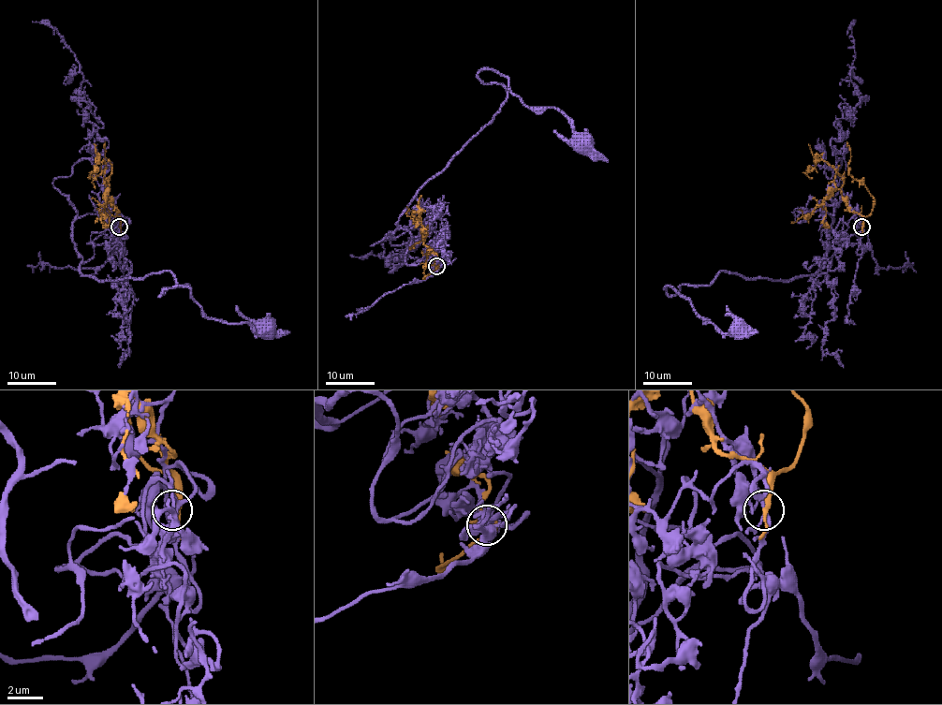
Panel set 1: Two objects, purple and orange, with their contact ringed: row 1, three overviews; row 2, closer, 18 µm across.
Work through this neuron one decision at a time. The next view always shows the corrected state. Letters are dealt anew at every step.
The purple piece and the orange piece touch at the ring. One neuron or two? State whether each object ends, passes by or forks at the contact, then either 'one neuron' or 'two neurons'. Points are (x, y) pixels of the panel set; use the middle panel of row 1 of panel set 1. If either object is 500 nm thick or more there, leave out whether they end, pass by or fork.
purple forks; orange passes by; two neurons

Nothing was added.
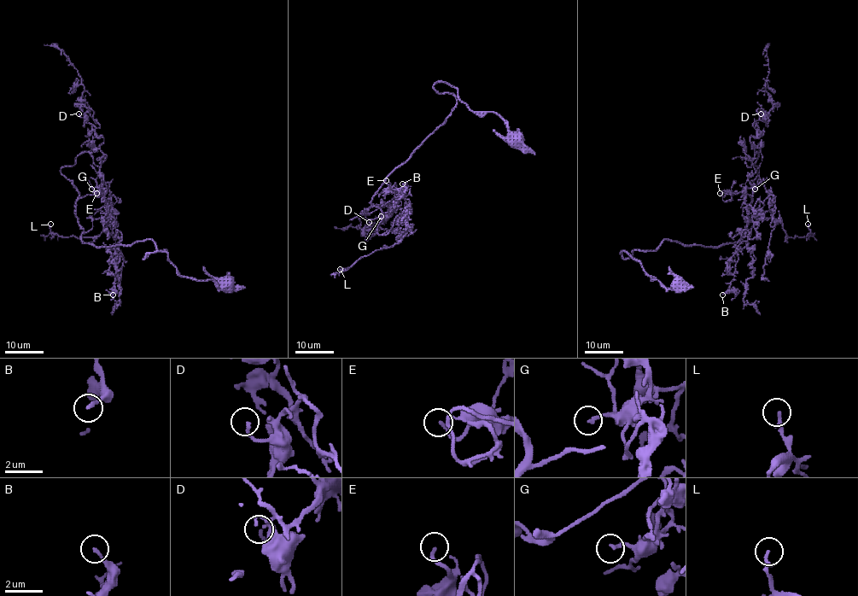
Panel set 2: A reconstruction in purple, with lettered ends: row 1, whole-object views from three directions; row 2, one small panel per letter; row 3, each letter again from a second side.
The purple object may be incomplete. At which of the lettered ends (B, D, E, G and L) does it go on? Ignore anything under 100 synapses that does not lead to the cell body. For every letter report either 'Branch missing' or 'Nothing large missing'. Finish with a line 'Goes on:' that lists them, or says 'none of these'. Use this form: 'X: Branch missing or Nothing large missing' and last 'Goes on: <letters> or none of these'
B: Nothing large missing
D: Nothing large missing
E: Branch missing
G: Nothing large missing
L: Nothing large missing
Goes on: E

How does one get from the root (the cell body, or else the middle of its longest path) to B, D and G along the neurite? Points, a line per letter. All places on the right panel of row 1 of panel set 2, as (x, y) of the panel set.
B: (677, 287), (621, 253), (663, 239), (735, 243), (768, 211), (729, 260), (734, 279), (722, 295)
D: (677, 287), (621, 253), (663, 239), (735, 243), (759, 172), (750, 137), (761, 113)
G: (677, 287), (621, 253), (663, 239), (735, 243), (758, 152), (745, 160), (755, 189)

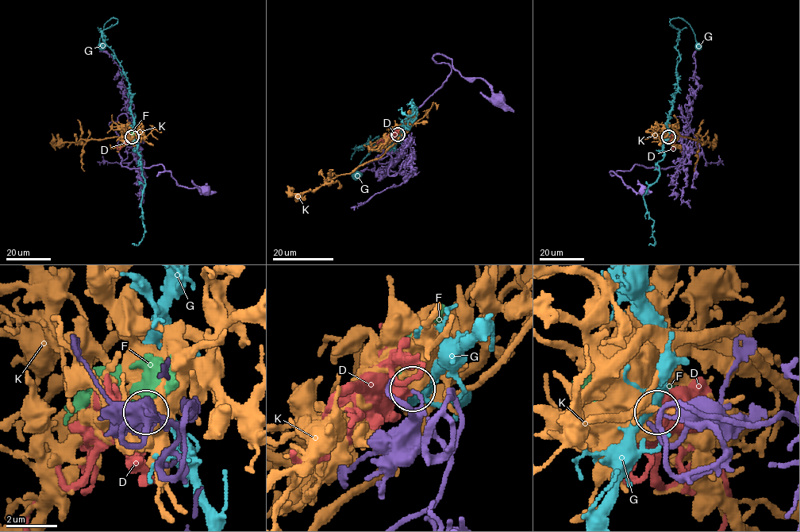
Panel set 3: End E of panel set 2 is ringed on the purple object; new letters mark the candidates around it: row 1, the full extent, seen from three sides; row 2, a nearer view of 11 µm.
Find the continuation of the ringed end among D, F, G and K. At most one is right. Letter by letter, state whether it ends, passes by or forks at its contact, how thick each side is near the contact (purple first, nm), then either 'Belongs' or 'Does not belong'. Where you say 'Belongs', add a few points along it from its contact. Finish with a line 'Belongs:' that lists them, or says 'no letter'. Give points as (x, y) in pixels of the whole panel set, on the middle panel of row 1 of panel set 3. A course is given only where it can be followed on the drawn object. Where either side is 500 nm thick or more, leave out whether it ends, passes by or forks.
D: Thickness 90 nm (purple) against 550 nm. Does not belong
F: It passes by. Thickness 90 nm (purple) against 180 nm. Belongs. Its course: (398, 134), (397, 129), (401, 124)
G: It forks there. Thickness 80 nm (purple) against 320 nm. Does not belong
K: Thickness 80 nm (purple) against 500 nm. Does not belong
Belongs: F

